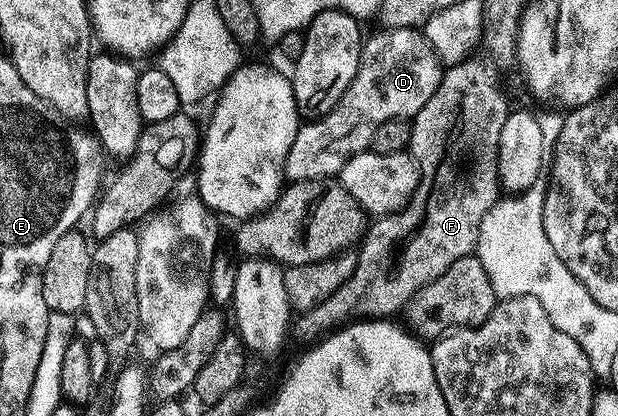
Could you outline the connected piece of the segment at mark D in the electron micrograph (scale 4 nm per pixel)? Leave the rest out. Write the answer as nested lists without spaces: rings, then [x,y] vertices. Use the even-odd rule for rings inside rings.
[[[391,28],[378,56],[378,44],[374,40],[367,39],[362,46],[362,59],[358,62],[356,78],[344,90],[340,102],[327,116],[319,116],[303,123],[299,127],[296,138],[290,147],[285,164],[285,179],[293,182],[295,180],[320,180],[323,178],[334,178],[342,171],[342,167],[350,161],[351,156],[363,151],[369,145],[372,134],[380,122],[389,120],[405,120],[413,118],[418,112],[426,108],[428,98],[436,94],[436,90],[442,81],[444,71],[443,61],[435,52],[433,45],[426,40],[418,28]]]

